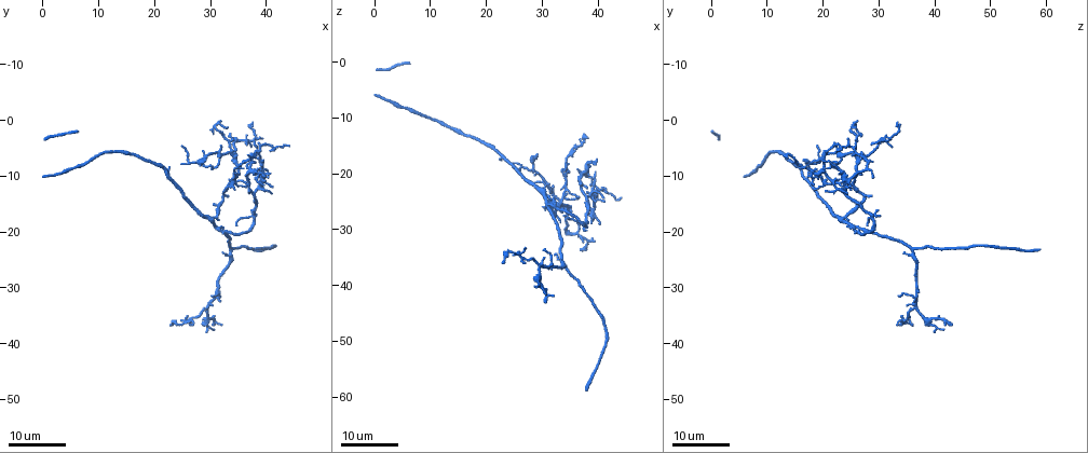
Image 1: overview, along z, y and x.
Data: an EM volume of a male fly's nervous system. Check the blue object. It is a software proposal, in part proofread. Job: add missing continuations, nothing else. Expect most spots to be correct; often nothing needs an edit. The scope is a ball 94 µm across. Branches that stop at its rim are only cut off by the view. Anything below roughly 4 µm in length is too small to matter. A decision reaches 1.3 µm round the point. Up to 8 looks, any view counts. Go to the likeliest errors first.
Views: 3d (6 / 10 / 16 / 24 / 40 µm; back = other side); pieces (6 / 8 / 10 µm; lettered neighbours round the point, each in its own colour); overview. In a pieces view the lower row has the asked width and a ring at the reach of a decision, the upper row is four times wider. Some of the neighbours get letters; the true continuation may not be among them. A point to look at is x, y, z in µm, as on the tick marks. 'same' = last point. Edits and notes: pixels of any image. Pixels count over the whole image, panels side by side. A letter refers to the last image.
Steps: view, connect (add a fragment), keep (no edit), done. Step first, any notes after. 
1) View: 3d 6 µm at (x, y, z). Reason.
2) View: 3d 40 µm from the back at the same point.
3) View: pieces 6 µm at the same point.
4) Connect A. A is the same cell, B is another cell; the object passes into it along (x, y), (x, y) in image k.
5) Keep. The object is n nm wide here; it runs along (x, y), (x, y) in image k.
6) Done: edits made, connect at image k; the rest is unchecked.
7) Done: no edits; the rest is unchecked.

View: 3d 16 µm at (6.5, 2.0, 0.0). Free end.

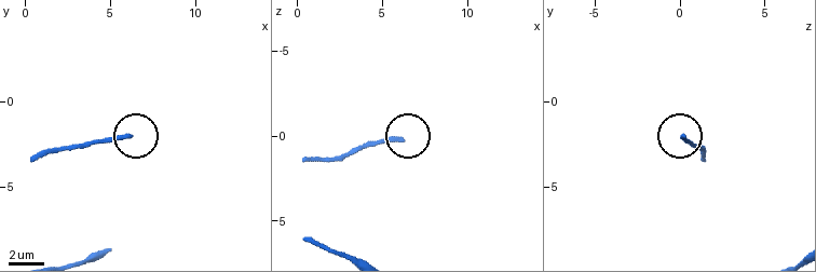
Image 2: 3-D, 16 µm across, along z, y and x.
View: pieces 10 µm at (6.3, 2.1, 0.3).

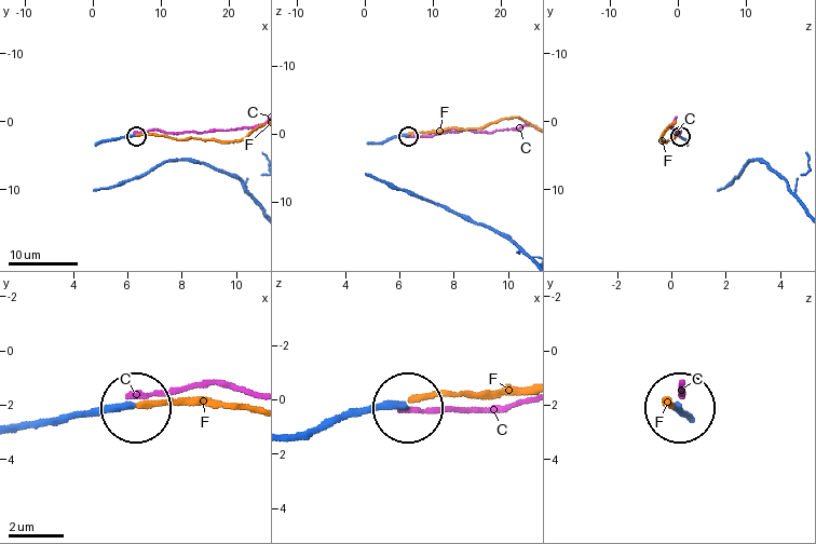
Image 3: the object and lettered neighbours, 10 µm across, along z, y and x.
Keep. C and F are other cells; none of them fits.

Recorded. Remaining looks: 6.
View: 3d 24 µm at (39.5, 7.0, 20.0). Thin end.

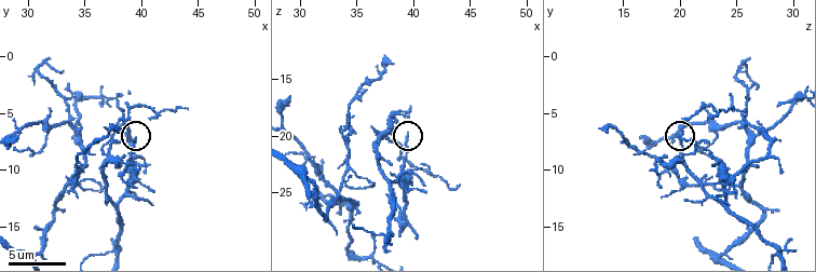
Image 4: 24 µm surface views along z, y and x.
View: pieces 10 µm at (39.2, 7.4, 20.0).

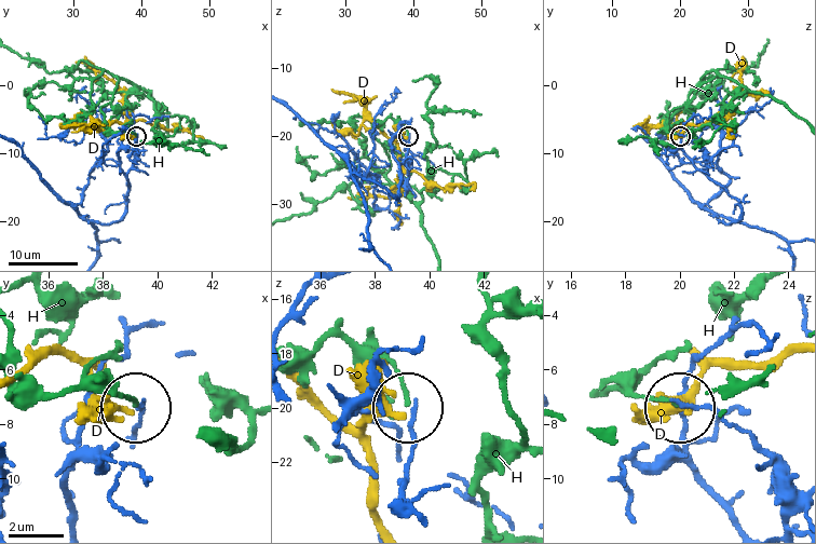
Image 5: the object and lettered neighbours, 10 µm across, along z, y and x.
Keep. D and H are other cells; it runs along (114, 222), (126, 207), (126, 174), (137, 136) in image 5; no lettered fragment goes on from it.

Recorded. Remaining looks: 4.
View: pieces 10 µm at (29.2, 7.2, 16.4). An open end.

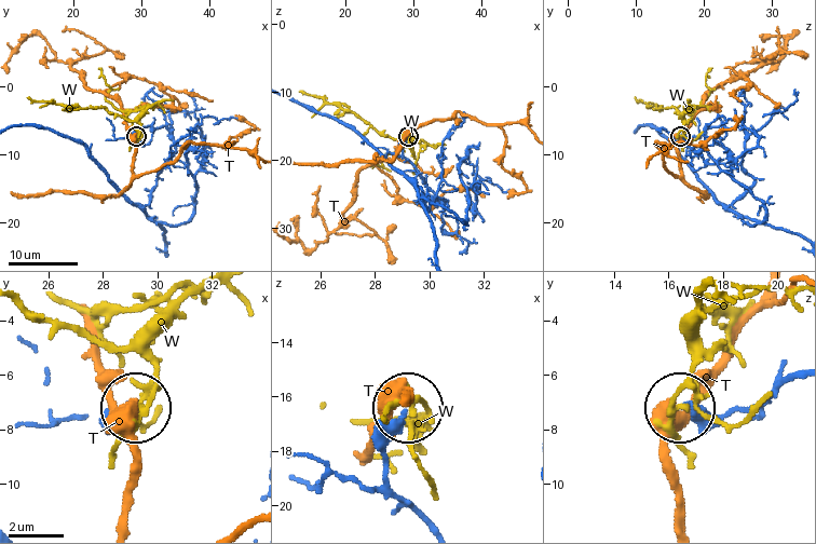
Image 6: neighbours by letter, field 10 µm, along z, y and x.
Keep. The object is 300 nm wide here; T and W are other cells; it runs along (427, 526), (386, 477), (386, 435), (405, 409) in image 6; no lettered fragment goes on from it.

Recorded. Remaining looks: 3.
View: pieces 10 µm at (37.2, 6.4, 12.8).

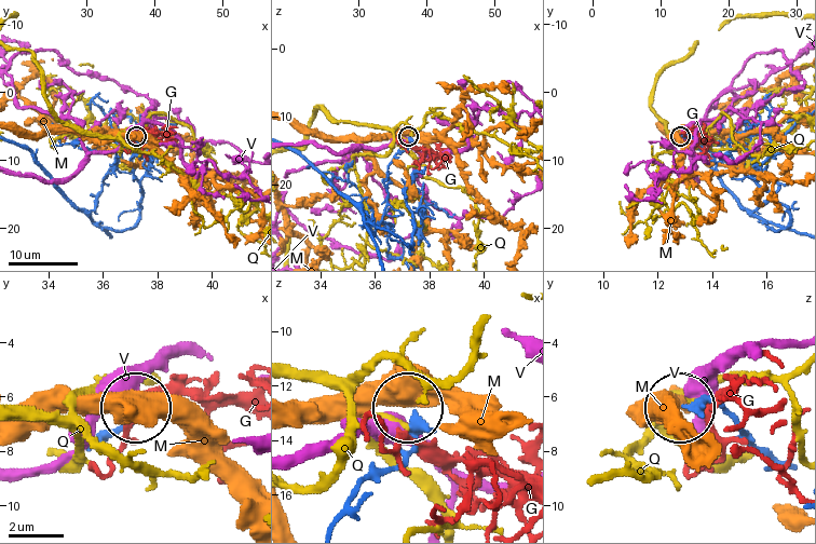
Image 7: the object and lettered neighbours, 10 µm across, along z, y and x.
Keep. G, M, Q and V are other cells; none of them fits.

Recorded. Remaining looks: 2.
Done: no edits; the rest is unchecked.

